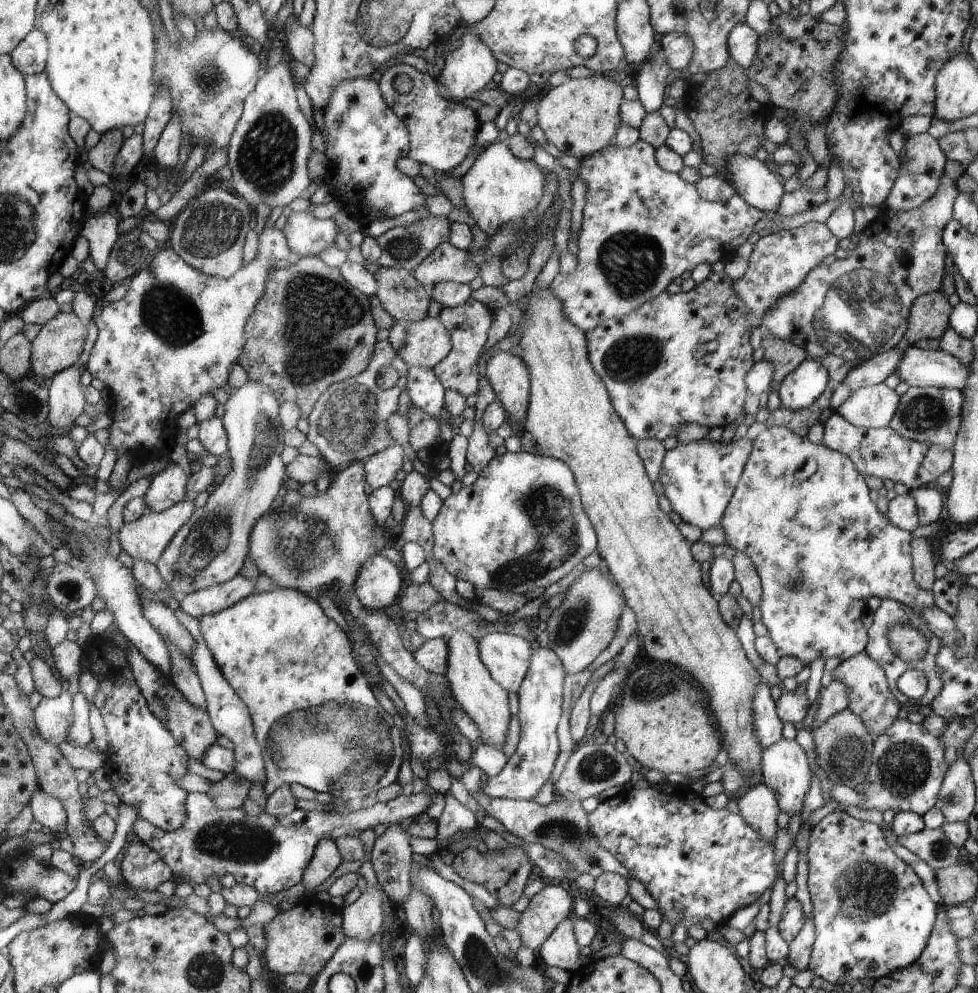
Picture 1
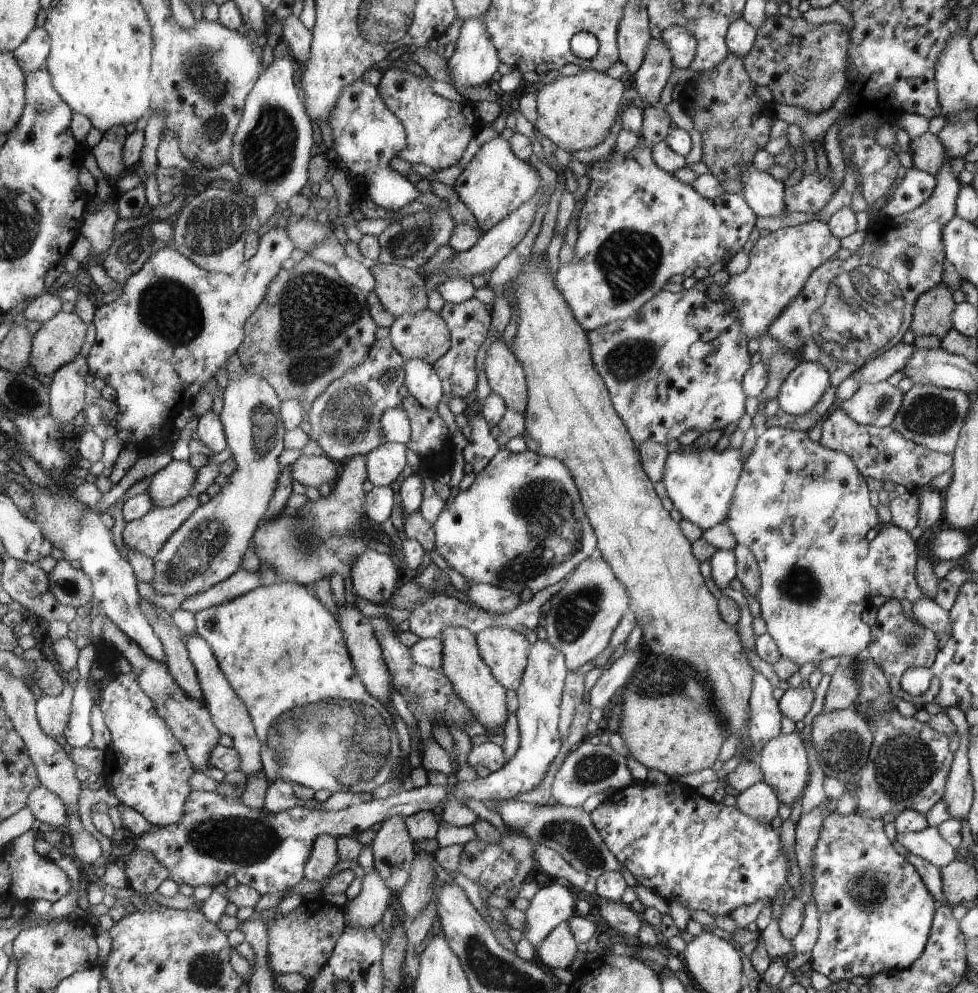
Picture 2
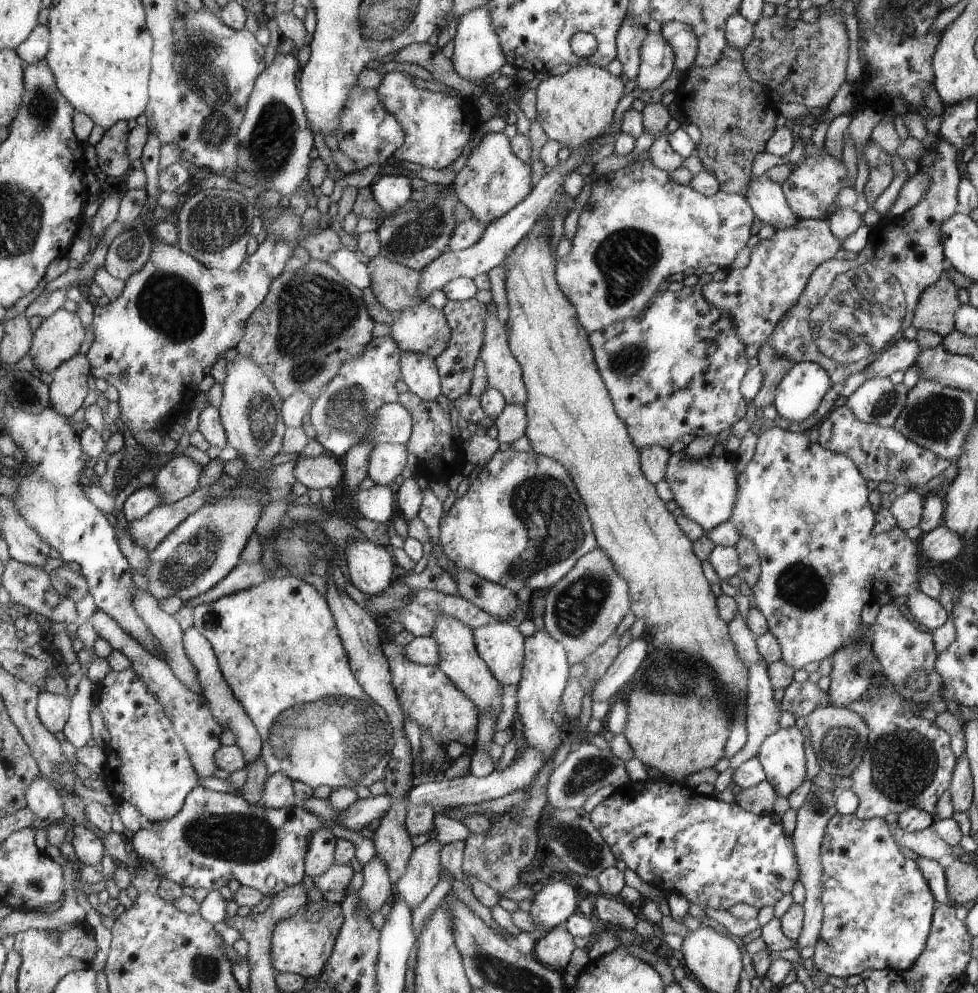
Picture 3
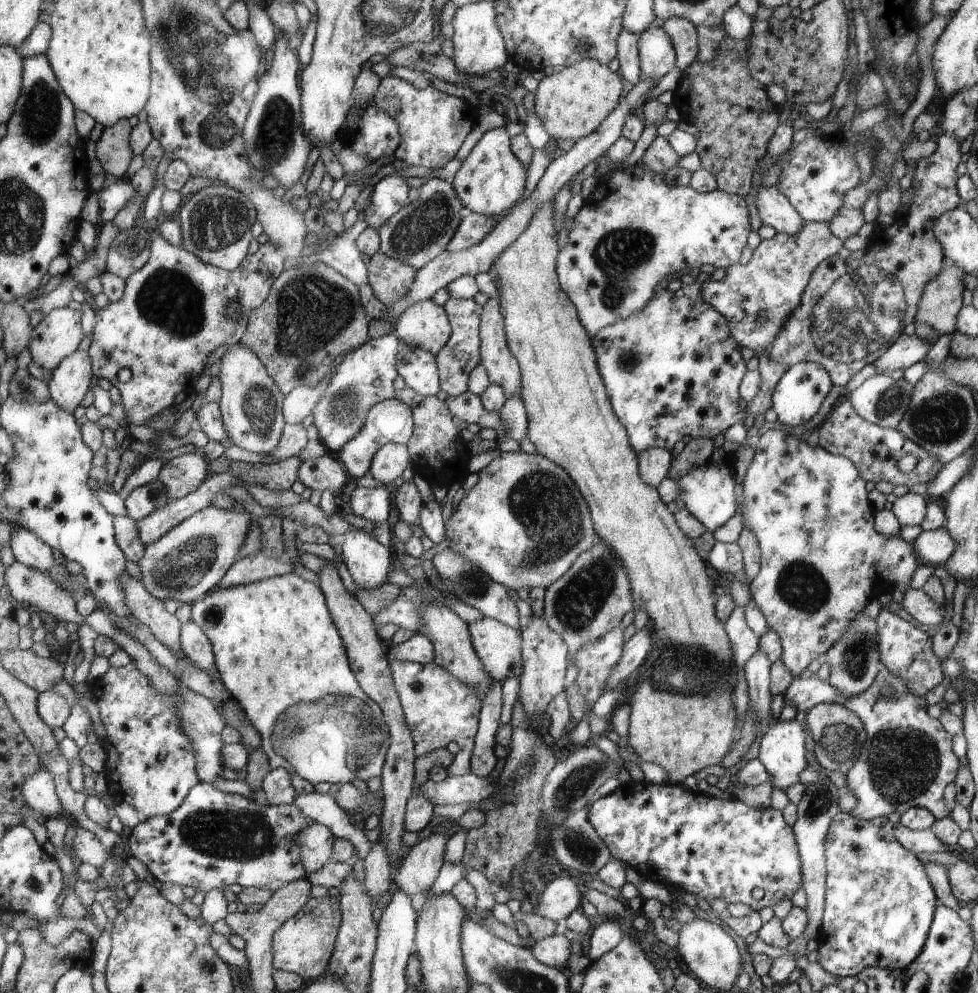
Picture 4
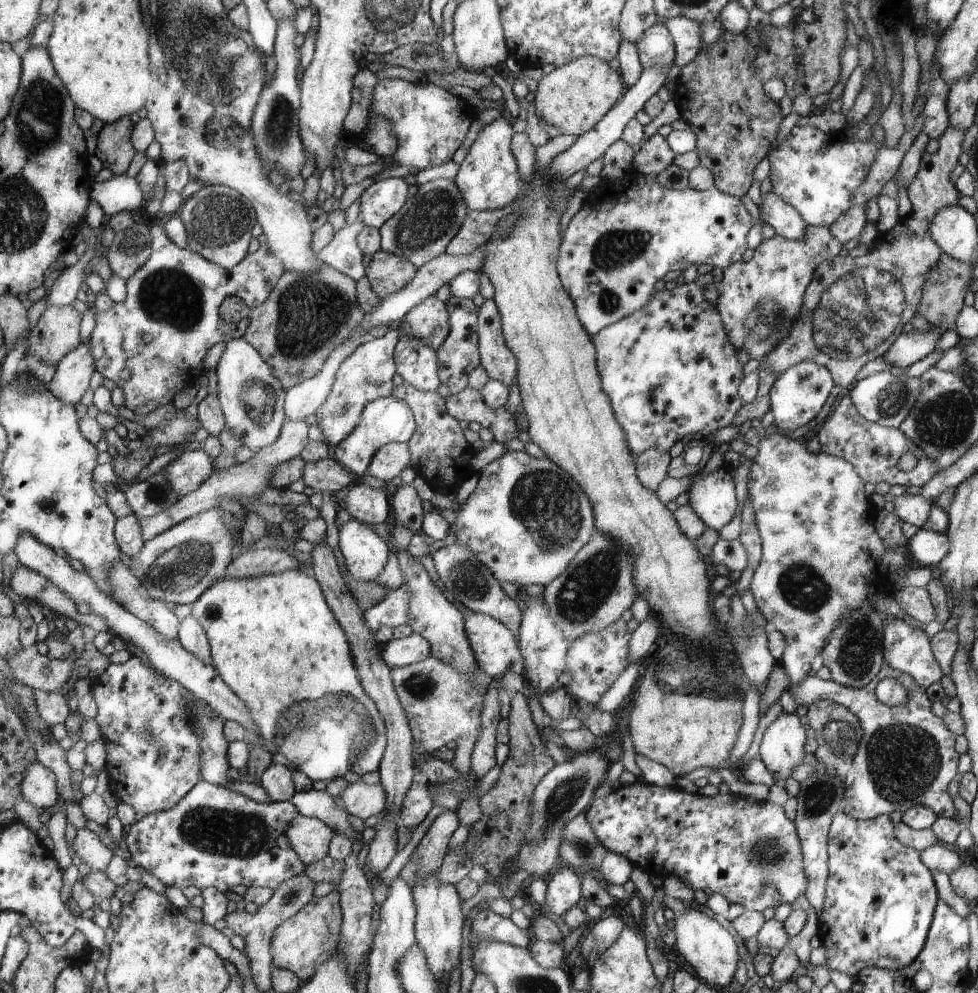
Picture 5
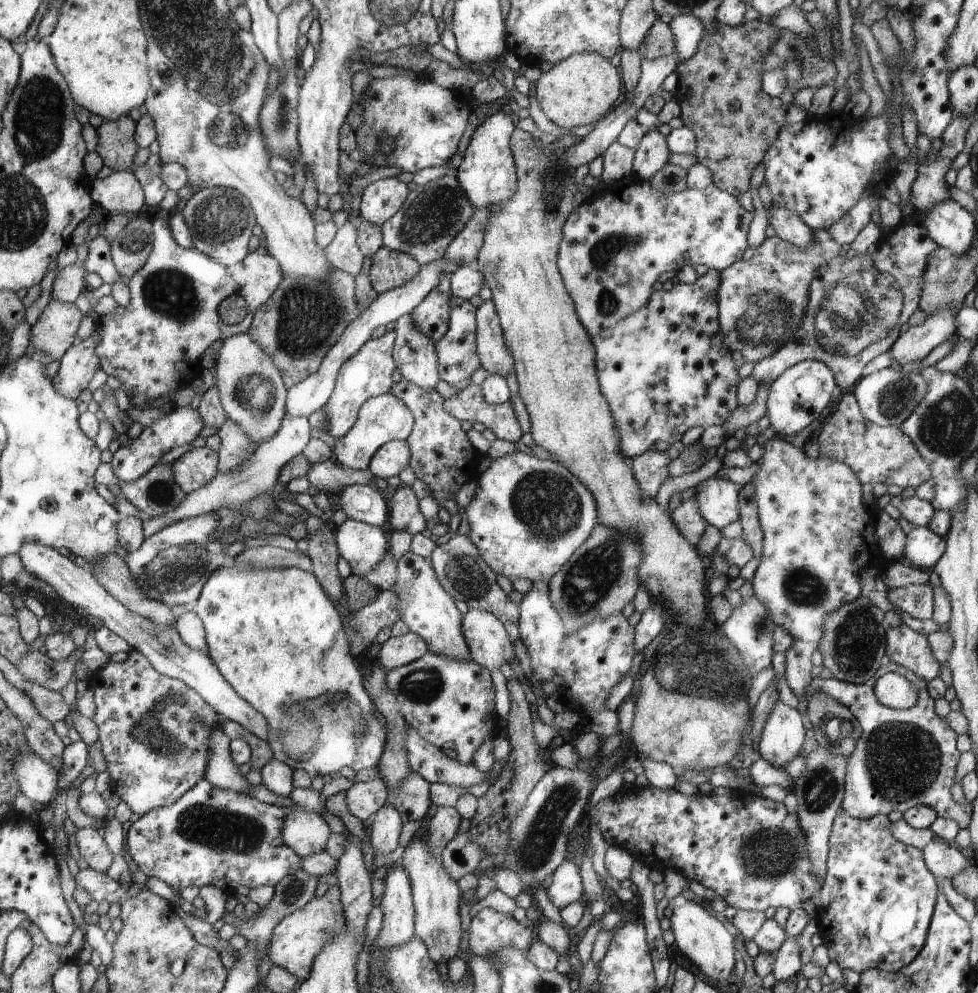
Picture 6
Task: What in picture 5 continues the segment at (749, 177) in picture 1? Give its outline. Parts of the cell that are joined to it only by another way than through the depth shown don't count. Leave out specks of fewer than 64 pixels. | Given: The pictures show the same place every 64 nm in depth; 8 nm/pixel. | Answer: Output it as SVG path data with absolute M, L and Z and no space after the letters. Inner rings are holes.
M770 192L763 198L762 219L784 239L802 241L807 234L807 225L801 215L786 203L780 195Z

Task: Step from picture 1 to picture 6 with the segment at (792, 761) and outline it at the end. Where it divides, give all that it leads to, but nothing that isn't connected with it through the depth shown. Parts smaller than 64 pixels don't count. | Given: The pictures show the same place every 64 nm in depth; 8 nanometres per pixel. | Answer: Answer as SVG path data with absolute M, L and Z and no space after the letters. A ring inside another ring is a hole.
M776 702L760 734L758 751L763 760L784 771L784 765L798 755L804 742L804 720L797 708Z

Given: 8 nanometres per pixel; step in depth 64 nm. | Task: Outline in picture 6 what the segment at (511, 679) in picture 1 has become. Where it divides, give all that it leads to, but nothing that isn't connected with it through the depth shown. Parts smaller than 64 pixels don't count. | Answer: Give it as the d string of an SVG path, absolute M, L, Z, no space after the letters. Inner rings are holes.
M469 608L463 618L462 628L466 642L468 642L469 654L479 666L487 670L496 670L500 669L505 662L510 665L511 660L516 658L514 642L505 624L502 624L496 615L481 609Z

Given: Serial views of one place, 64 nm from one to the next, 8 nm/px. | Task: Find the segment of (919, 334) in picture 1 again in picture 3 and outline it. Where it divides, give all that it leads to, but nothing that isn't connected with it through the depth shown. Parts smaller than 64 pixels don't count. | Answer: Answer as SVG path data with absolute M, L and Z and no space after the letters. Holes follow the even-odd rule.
M947 267L941 278L921 295L913 319L916 329L929 330L942 337L955 330L955 315L962 306L959 289L948 271Z

